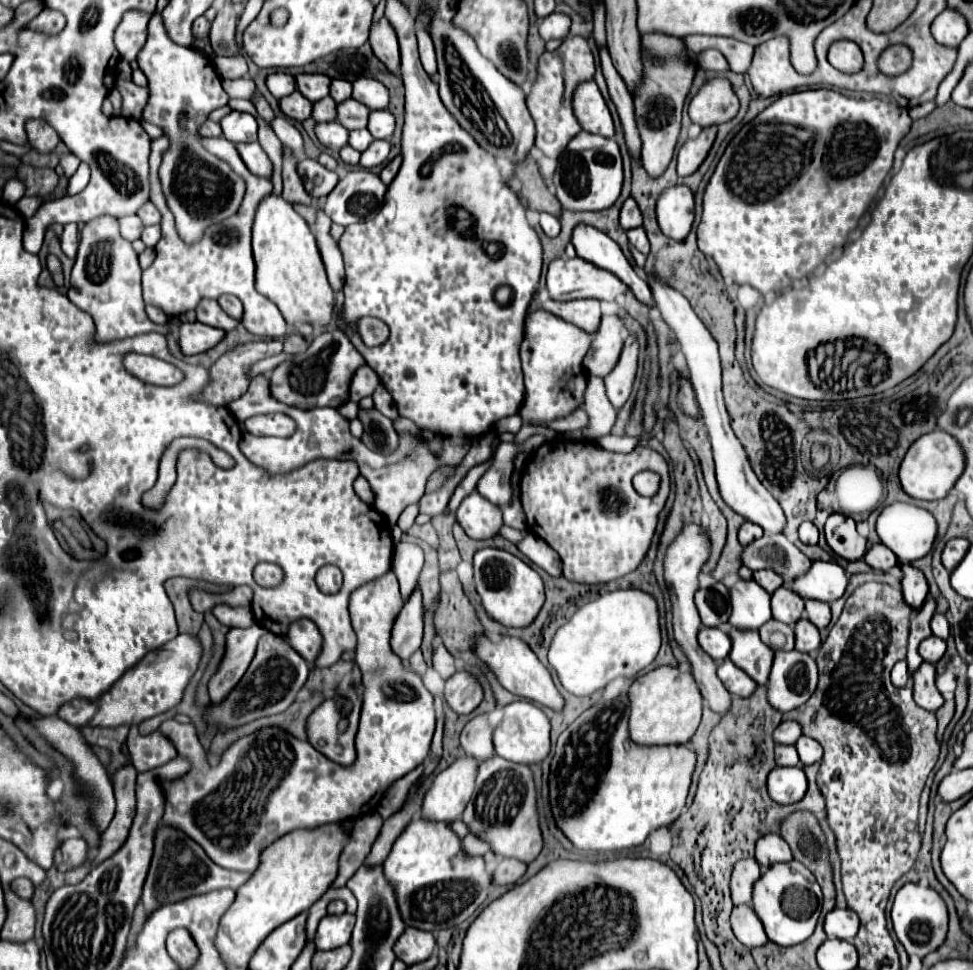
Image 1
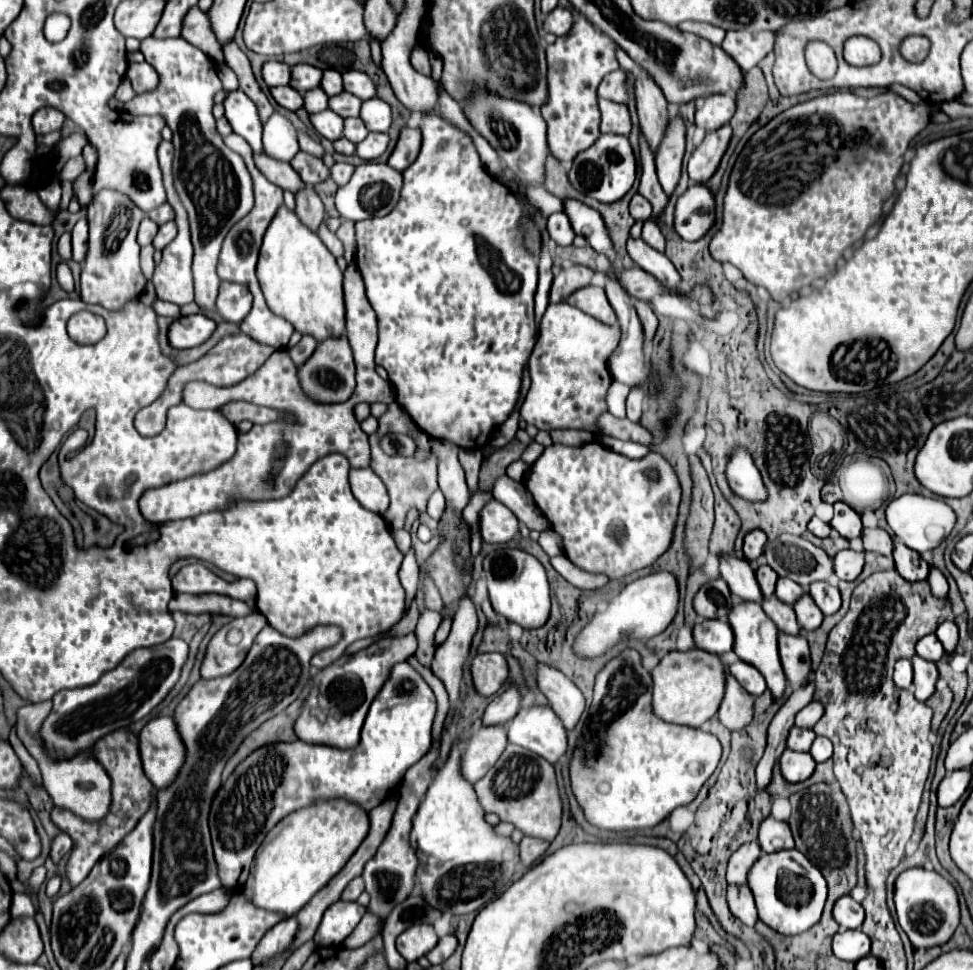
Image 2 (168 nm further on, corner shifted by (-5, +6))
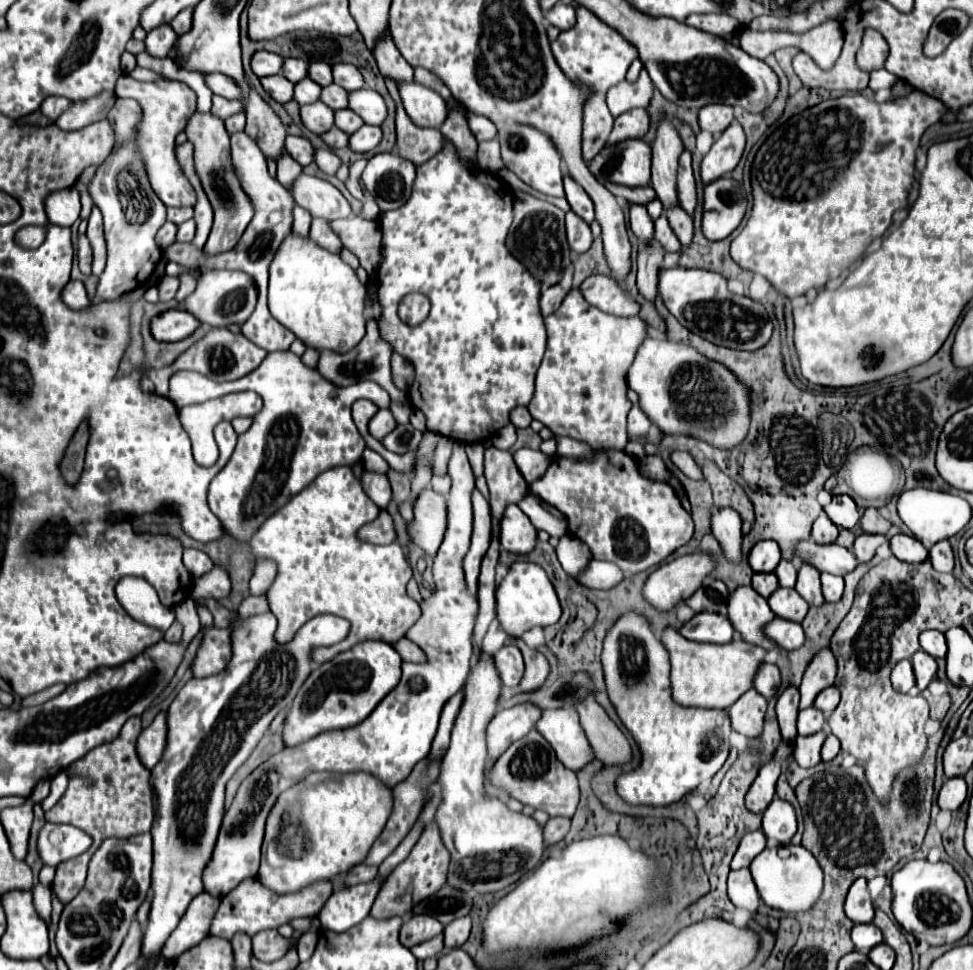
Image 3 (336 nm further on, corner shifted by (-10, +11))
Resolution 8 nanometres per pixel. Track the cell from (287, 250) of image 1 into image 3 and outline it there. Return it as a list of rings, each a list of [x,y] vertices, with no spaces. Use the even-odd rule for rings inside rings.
[[[287,236],[269,270],[269,310],[307,348],[349,352],[365,336],[365,286],[337,254],[315,246],[311,238]]]

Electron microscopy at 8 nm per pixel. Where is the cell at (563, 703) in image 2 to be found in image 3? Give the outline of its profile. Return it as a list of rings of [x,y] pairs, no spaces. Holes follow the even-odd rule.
[[[595,698],[583,700],[577,706],[577,712],[597,760],[601,760],[605,766],[623,766],[631,762],[633,750],[627,736],[595,702]]]

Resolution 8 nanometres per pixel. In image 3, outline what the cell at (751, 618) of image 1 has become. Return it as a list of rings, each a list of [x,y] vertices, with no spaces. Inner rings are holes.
[[[713,508],[711,510],[711,532],[721,542],[725,556],[731,562],[741,560],[741,516],[733,508]]]

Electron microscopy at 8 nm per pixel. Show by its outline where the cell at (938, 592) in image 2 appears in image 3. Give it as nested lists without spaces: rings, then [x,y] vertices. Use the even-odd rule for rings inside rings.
[[[949,540],[937,542],[937,544],[929,550],[929,560],[933,562],[933,568],[939,570],[939,572],[953,572],[955,556],[953,556],[953,550],[951,550]]]

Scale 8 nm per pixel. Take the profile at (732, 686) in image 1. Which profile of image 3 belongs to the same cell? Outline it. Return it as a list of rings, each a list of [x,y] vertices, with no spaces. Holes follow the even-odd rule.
[[[765,662],[765,664],[759,668],[757,676],[755,676],[755,690],[757,690],[759,694],[763,694],[765,698],[771,698],[771,696],[777,692],[779,684],[781,684],[779,668],[777,668],[775,664]]]

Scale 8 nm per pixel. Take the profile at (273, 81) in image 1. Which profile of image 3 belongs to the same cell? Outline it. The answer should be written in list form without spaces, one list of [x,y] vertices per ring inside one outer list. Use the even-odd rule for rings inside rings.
[[[259,50],[259,52],[255,52],[251,56],[251,70],[259,78],[269,76],[269,74],[279,74],[281,66],[283,66],[283,58],[279,54],[271,54],[271,52]]]

